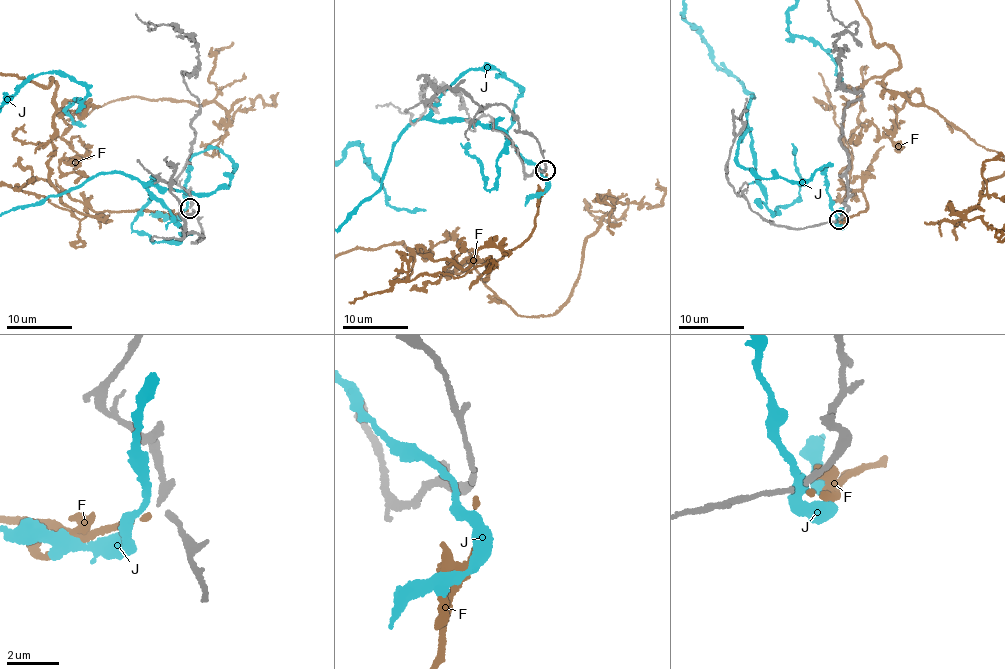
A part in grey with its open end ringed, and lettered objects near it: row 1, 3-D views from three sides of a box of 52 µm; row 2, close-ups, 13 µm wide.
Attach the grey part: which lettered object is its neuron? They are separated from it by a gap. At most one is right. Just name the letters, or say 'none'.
F

